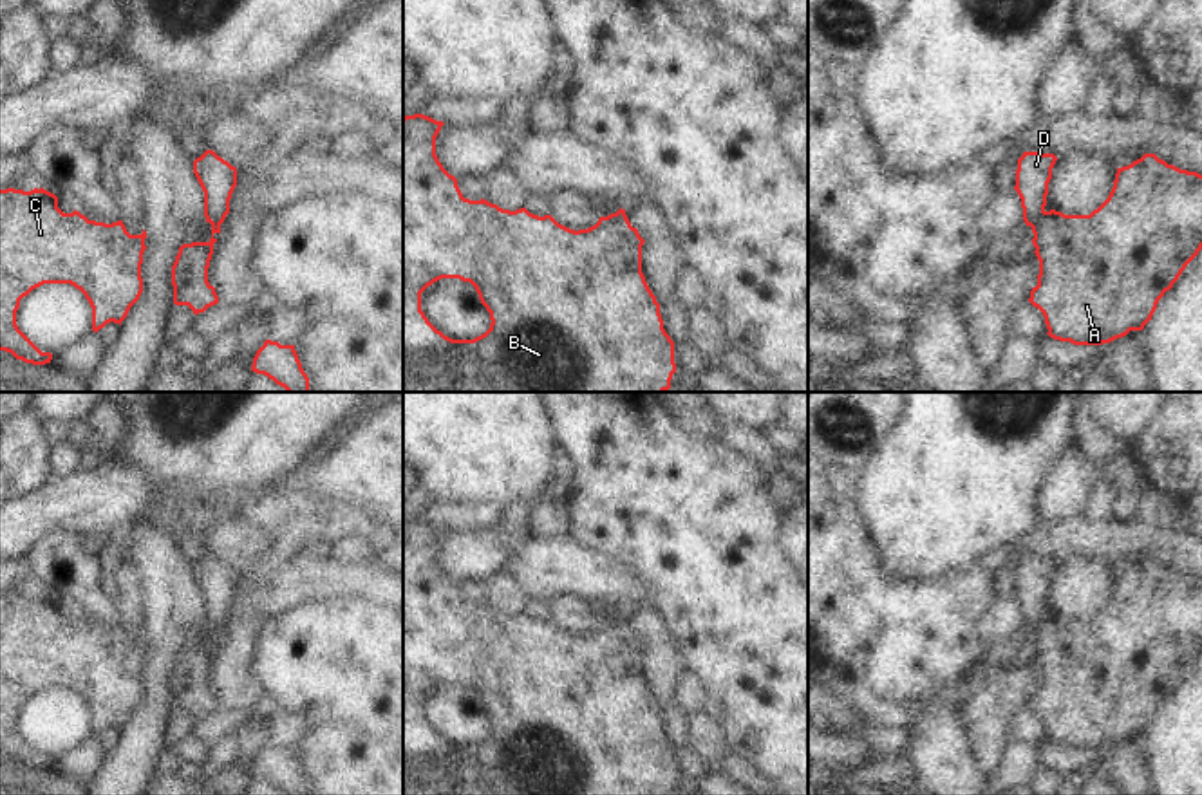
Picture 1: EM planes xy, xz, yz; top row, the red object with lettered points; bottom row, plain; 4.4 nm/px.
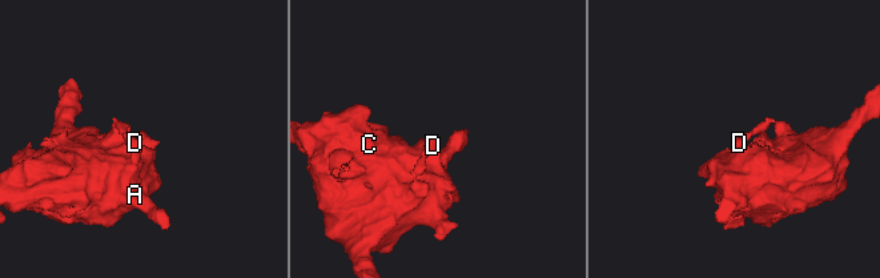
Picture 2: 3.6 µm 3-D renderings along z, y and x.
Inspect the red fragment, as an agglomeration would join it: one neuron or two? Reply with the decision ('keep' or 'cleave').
cleave

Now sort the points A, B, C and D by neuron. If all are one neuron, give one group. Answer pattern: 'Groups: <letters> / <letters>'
Groups: A B C / D

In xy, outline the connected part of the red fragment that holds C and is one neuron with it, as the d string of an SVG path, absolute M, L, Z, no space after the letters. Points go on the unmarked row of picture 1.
M43 593L0 594L0 755L33 770L51 768L16 730L20 705L43 688L70 688L92 712L92 735L119 728L143 697L141 669L146 636L130 640L123 625L105 629L80 616L63 618L58 602Z

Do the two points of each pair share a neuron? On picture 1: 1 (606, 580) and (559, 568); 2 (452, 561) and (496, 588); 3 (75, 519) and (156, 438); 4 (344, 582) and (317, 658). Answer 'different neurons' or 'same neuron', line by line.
1: same neuron
2: different neurons
3: different neurons
4: different neurons

